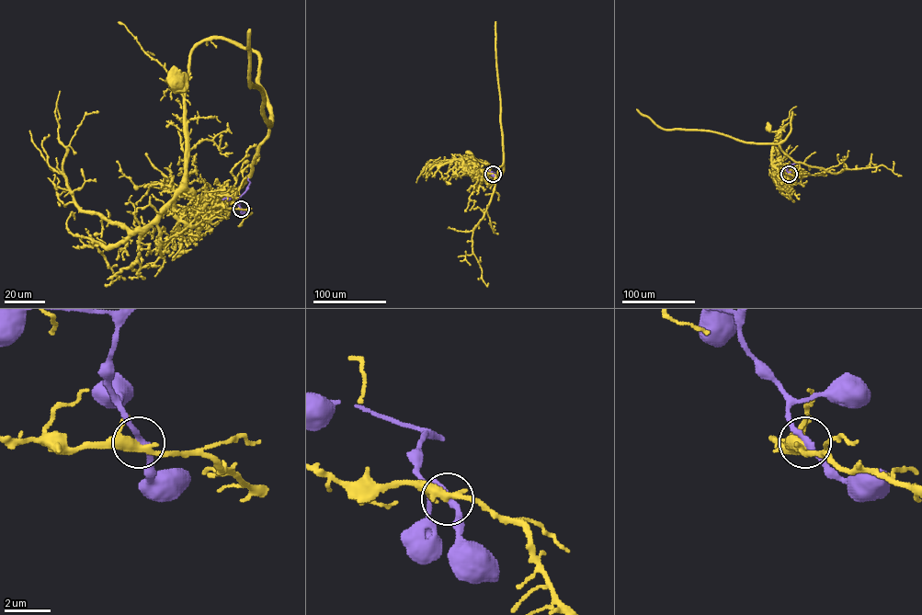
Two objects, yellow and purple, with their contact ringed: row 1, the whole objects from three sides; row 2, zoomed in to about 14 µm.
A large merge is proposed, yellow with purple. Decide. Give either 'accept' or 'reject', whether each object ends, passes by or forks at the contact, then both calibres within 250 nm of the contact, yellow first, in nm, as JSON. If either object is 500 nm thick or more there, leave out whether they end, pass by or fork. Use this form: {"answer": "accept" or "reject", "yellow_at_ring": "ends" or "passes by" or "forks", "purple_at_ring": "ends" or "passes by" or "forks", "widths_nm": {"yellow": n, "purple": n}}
{"answer": "accept", "yellow_at_ring": "forks", "purple_at_ring": "passes by", "widths_nm": {"yellow": 300, "purple": 240}}

